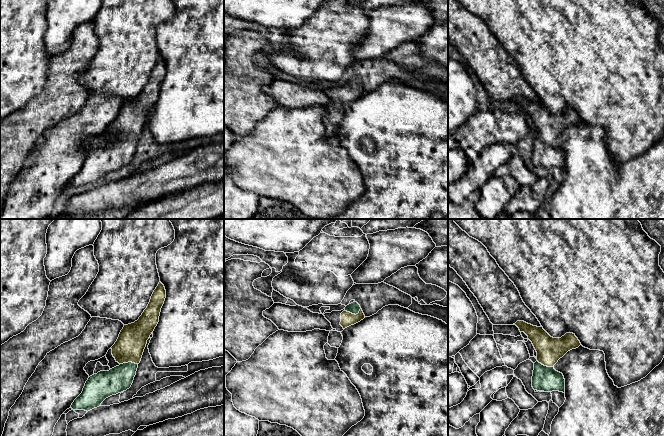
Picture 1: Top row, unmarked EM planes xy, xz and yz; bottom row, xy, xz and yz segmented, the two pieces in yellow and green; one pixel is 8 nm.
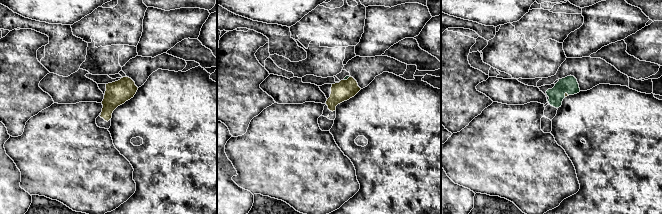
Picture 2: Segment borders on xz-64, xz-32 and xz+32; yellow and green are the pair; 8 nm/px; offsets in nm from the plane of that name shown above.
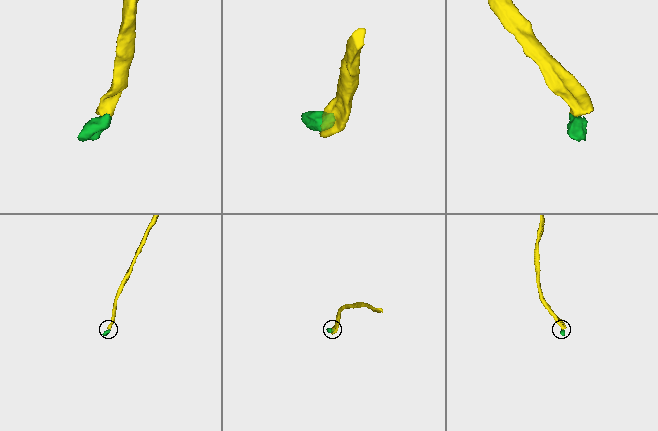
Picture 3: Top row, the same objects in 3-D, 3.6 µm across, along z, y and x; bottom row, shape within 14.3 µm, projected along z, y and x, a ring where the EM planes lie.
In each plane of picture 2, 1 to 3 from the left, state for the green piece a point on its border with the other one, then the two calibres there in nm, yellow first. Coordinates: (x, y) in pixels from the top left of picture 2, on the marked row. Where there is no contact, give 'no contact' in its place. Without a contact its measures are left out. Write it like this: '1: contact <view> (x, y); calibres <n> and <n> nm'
1: no contact
2: contact xz-32 (347, 79); calibres 160 and 20 nm
3: contact xz+32 (566, 93); calibres 20 and 140 nm

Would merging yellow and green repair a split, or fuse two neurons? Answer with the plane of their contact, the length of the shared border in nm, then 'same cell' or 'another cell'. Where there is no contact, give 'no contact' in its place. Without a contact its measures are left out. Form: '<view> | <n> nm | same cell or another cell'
xy | 140 nm | same cell

